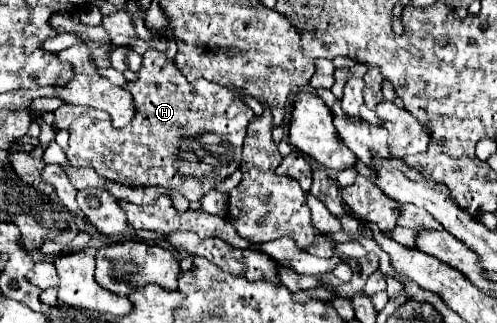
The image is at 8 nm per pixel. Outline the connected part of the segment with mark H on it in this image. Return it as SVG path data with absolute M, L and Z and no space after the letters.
M147 49L141 57L143 57L143 63L141 63L141 69L137 71L137 79L125 85L135 105L133 121L123 129L115 129L107 113L85 111L69 125L71 137L69 137L69 147L65 155L73 167L93 167L95 173L99 173L101 177L119 181L121 185L165 187L165 189L173 189L181 193L189 201L199 201L207 191L211 191L217 183L221 183L225 177L233 175L239 169L241 147L243 147L245 131L253 117L253 111L249 105L243 103L241 97L237 97L227 87L209 83L203 78L197 79L195 83L187 83L183 73L177 69L175 61L171 61L161 51Z

